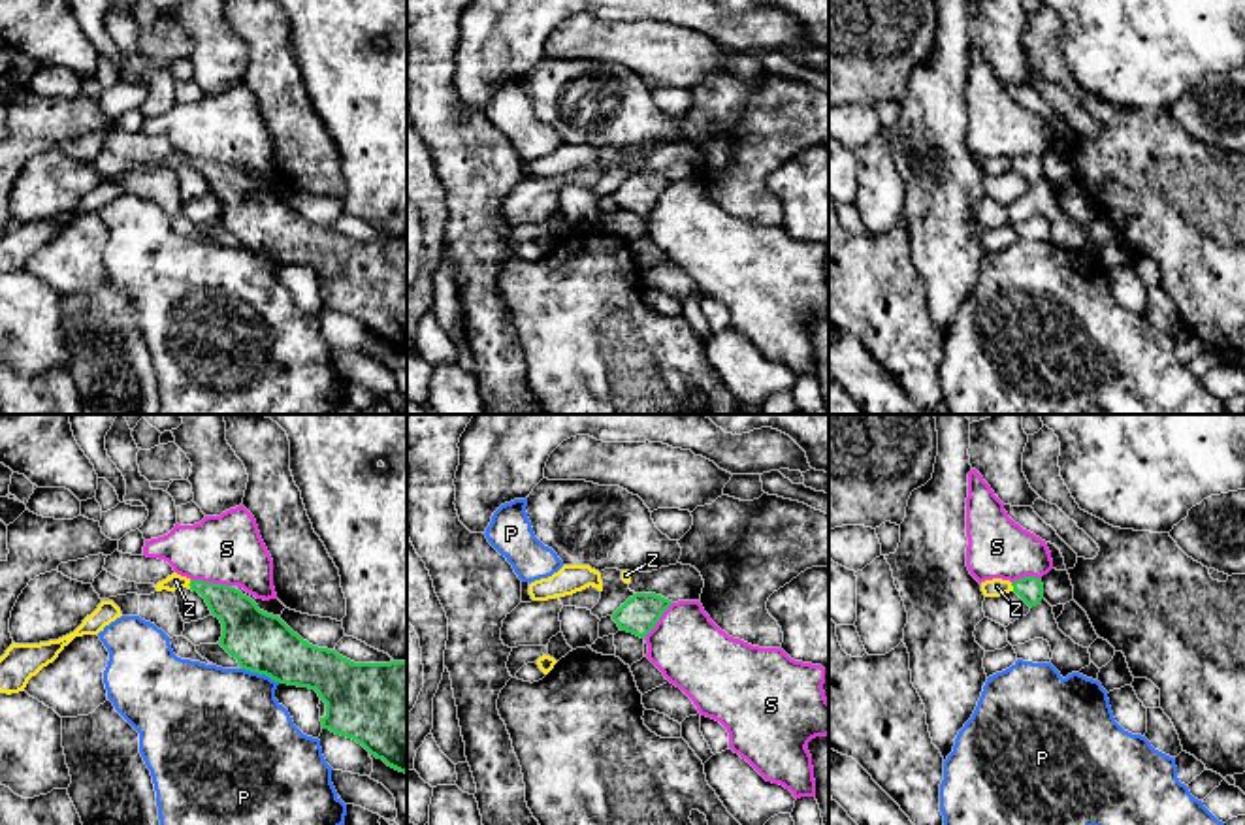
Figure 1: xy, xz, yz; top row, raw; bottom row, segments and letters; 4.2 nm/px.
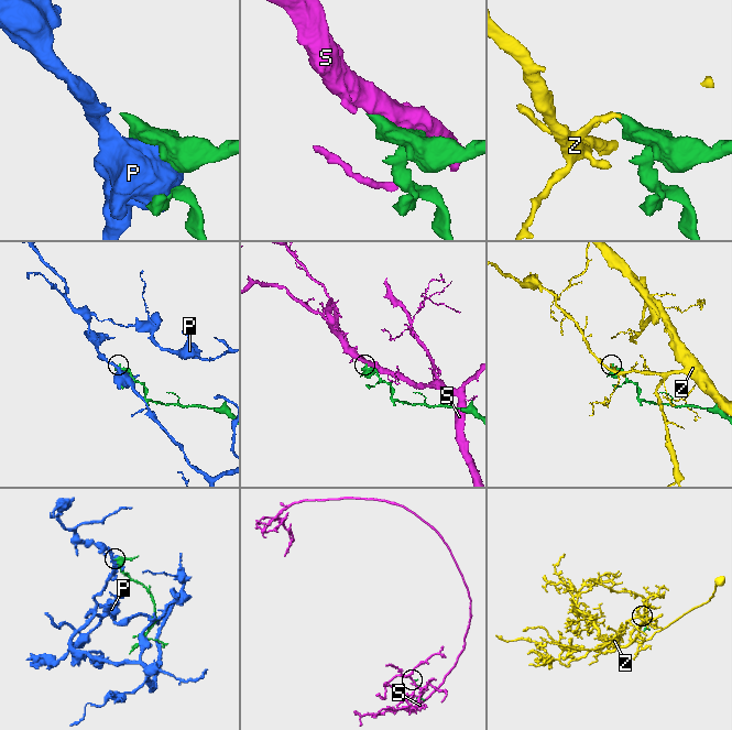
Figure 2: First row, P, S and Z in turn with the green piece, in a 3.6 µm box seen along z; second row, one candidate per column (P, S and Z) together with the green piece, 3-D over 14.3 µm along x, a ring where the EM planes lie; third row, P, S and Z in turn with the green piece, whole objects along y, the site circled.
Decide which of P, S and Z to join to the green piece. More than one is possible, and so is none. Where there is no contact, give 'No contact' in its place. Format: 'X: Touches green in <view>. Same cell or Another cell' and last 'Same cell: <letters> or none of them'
P: Touches green in xy. Another cell
S: Touches green in xy. Another cell
Z: Touches green in xy. Another cell
Same cell: none of them

